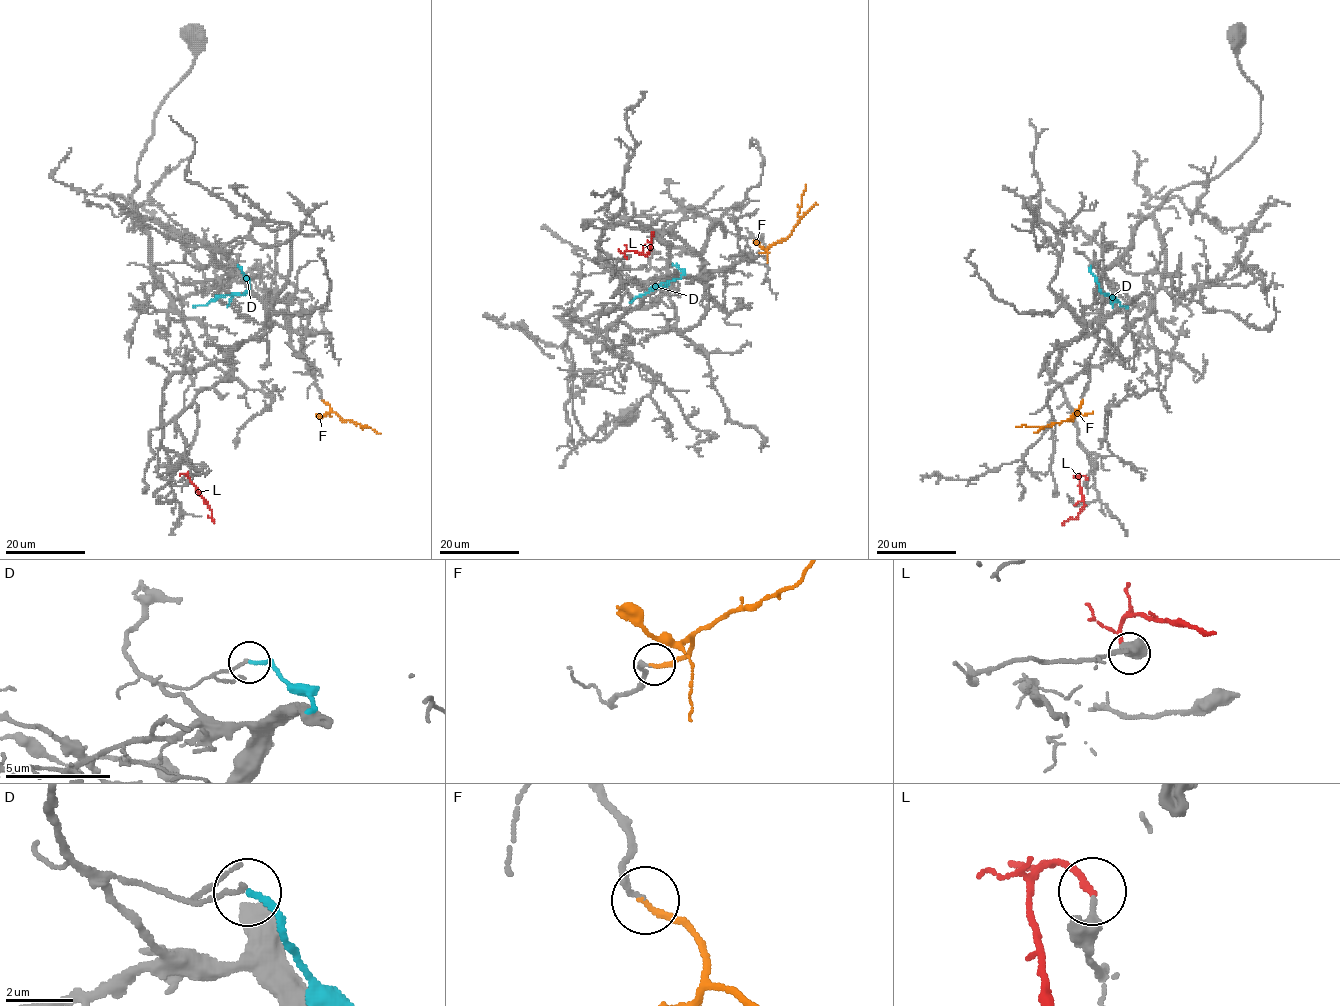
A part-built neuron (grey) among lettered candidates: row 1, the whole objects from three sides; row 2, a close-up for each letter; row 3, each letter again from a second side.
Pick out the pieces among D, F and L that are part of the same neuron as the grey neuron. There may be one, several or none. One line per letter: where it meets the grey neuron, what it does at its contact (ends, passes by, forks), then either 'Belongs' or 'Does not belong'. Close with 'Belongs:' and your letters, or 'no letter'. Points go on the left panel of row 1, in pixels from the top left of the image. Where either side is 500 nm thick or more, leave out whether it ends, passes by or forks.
D: Touches grey at (237, 266). It ends there. Does not belong
F: Touches grey at (323, 401). It ends there. Belongs
L: Touches grey at (187, 476). It ends there. Belongs
Belongs: F, L

